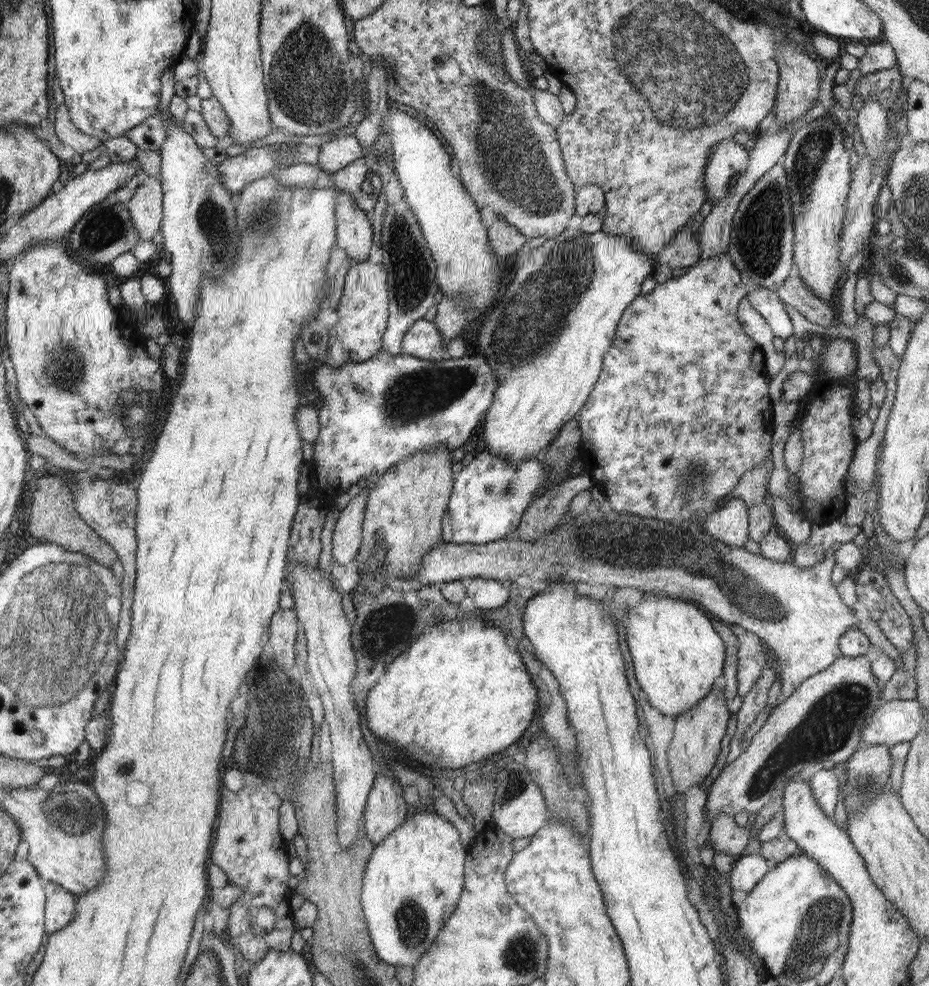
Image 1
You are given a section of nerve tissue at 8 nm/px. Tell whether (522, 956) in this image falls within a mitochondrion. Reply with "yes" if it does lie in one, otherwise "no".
yes

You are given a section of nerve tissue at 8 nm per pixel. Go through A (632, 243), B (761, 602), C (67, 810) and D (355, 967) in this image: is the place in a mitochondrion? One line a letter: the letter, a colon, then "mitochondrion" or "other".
A: other
B: mitochondrion
C: mitochondrion
D: mitochondrion

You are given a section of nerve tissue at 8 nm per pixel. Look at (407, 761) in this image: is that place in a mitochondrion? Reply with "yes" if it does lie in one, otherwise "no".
no

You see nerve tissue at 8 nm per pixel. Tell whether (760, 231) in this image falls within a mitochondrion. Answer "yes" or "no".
yes

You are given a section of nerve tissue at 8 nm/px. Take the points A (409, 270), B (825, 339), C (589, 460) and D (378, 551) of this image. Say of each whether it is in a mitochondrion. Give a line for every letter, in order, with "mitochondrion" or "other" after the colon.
A: mitochondrion
B: other
C: other
D: mitochondrion

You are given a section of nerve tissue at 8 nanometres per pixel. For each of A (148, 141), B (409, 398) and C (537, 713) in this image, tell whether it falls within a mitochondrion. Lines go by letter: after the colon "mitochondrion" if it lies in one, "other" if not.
A: other
B: mitochondrion
C: other

